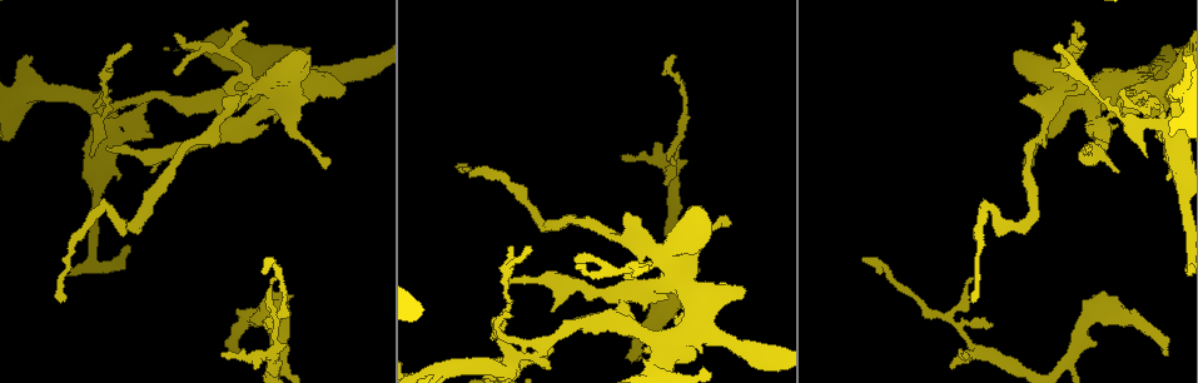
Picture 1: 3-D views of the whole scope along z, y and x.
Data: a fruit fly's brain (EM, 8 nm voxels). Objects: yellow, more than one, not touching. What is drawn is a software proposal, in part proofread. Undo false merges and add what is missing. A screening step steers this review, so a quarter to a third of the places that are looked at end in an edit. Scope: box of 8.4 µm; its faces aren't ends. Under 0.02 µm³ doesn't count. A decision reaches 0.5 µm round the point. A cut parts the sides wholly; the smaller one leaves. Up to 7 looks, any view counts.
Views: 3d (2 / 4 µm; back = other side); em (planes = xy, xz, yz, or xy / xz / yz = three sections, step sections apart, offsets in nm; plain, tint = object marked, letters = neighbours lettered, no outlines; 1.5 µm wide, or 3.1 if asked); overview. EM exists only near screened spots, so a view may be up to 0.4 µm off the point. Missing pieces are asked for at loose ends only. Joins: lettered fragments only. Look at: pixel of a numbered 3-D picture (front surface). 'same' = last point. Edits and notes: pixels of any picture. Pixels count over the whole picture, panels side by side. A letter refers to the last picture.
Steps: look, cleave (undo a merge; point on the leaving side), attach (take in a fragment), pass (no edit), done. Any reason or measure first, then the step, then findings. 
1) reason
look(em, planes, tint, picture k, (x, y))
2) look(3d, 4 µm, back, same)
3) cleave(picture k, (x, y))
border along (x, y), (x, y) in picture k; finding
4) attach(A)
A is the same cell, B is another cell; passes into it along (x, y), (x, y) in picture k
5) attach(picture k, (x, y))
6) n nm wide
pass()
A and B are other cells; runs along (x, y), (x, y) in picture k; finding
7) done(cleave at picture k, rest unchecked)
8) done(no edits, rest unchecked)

free end
look(3d, 4 µm, picture 1, (1165, 354))

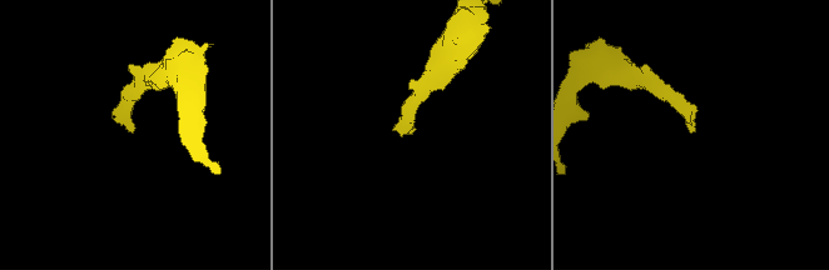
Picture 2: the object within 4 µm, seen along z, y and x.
now the EM
look(em, planes, letters, picture 2, (131, 131))

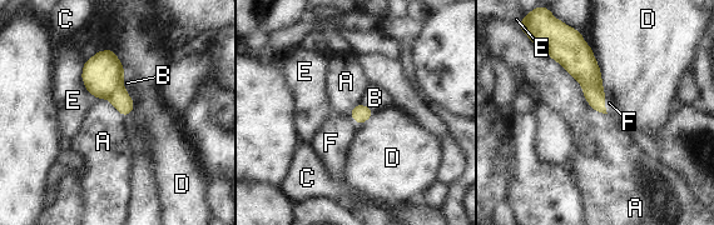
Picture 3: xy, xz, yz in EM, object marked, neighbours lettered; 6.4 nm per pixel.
attach(picture 3, (609, 103))
F is the same cell, A, B, C, D and E are other cells; passes into it along (584, 69), (604, 101), (609, 103) in picture 3; it goes on there

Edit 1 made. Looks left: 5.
an open end
look(3d, 4 µm, picture 1, (224, 354))

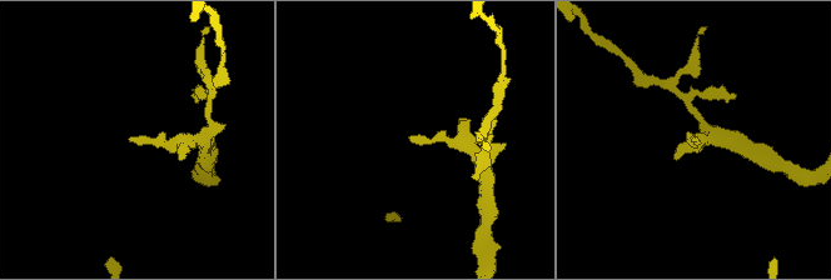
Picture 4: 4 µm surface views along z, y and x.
need the tissue
look(em, planes, letters, picture 4, (411, 139))

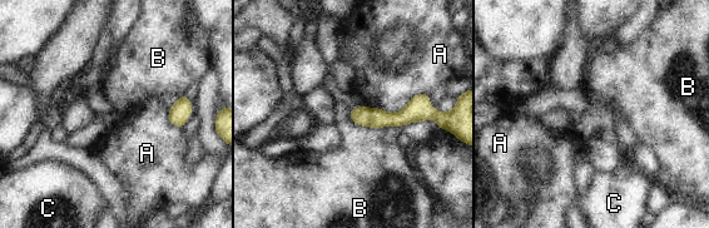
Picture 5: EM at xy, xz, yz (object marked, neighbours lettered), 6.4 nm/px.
130 nm wide
pass()
A, B and C are other cells; runs along (429, 108), (402, 118), (352, 113) in picture 5; no lettered fragment goes on from it

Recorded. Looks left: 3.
an open end
look(3d, 4 µm, picture 1, (271, 257))

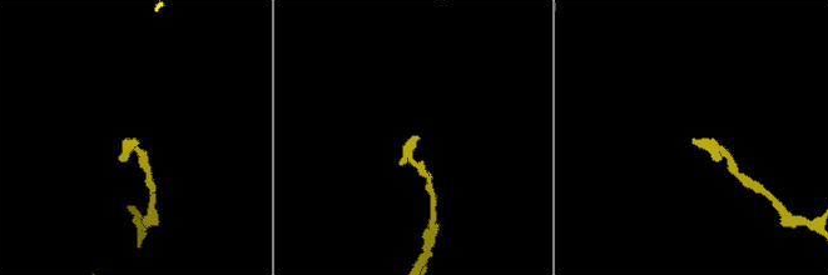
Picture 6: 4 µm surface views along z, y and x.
now the EM
look(em, planes, letters, picture 6, (134, 138))

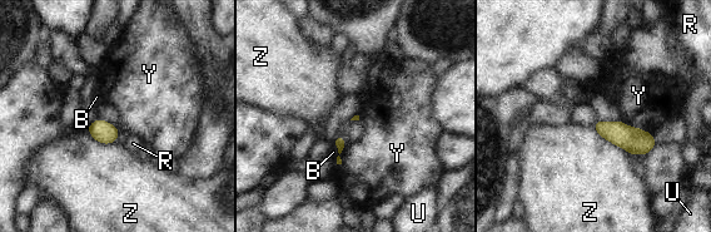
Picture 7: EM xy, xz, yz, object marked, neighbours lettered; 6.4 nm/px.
Z touches over 300 nm
pass()
B, R, U, Y and Z are other cells; border along (621, 119), (629, 126), (651, 133) in picture 7; no lettered fragment goes on from it

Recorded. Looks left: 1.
done(attach at picture 3, rest unchecked)

